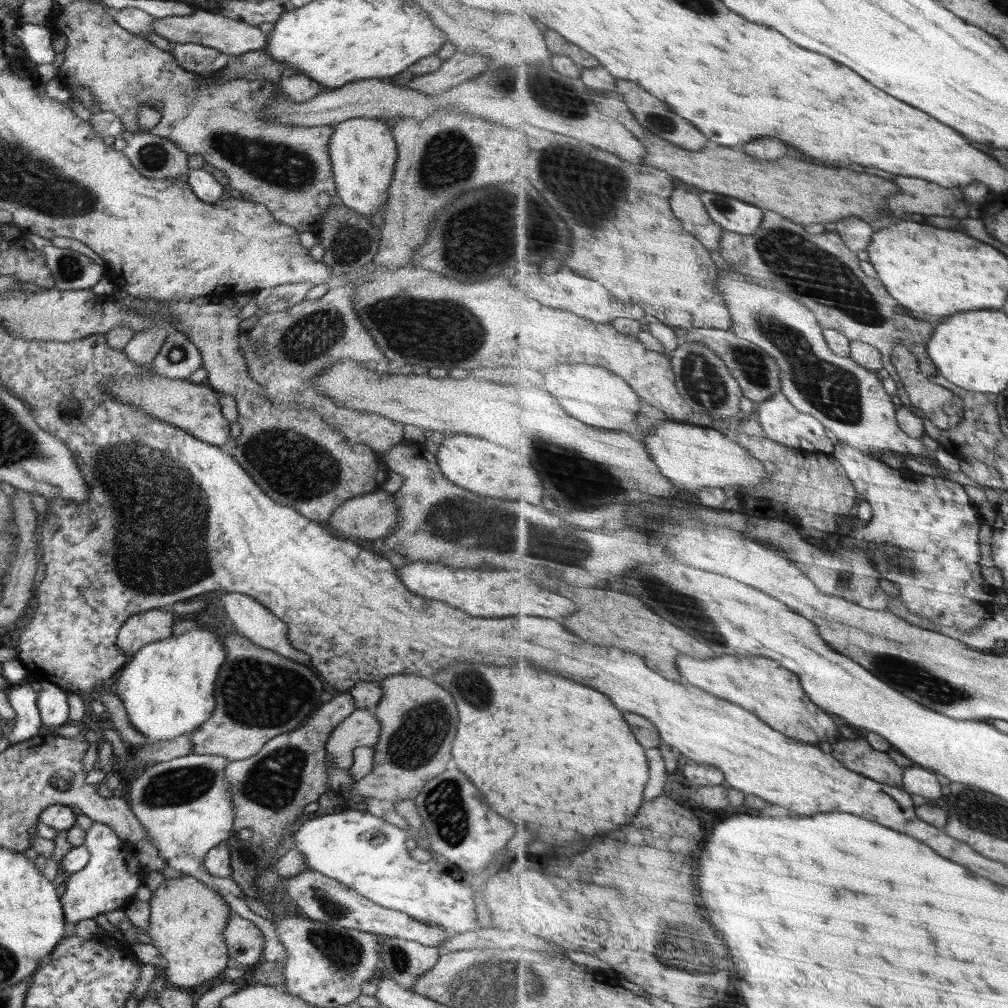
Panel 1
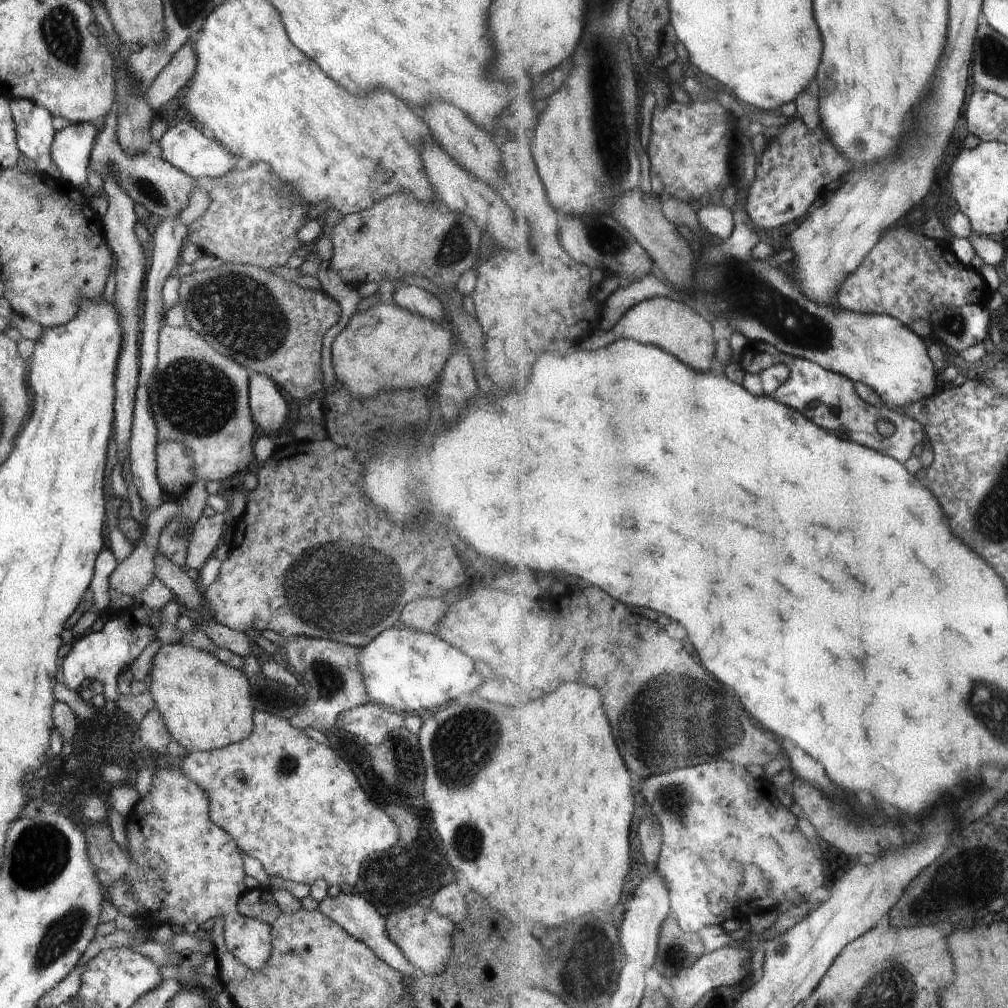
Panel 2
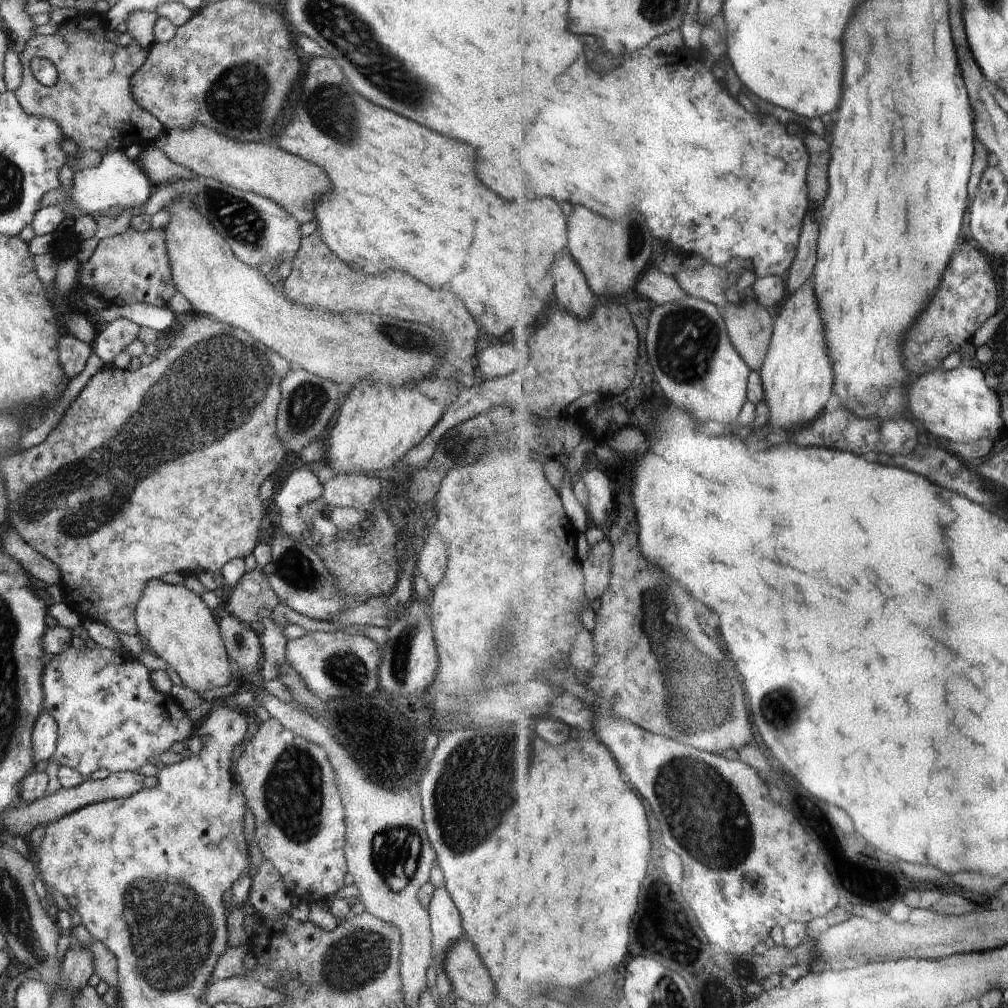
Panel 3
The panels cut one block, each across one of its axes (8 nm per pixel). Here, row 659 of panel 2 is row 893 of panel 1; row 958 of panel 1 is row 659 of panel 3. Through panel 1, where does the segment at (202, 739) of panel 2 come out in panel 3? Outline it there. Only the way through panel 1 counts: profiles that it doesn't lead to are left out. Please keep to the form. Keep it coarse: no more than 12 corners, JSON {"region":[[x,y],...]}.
{"region":[[150,580],[146,648],[202,694],[231,682],[218,624],[186,586]]}

